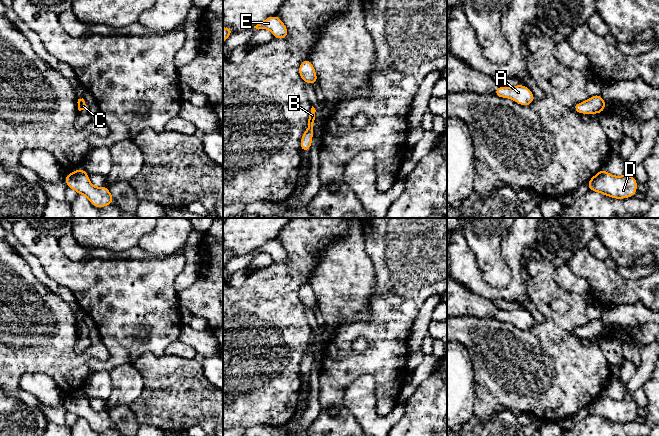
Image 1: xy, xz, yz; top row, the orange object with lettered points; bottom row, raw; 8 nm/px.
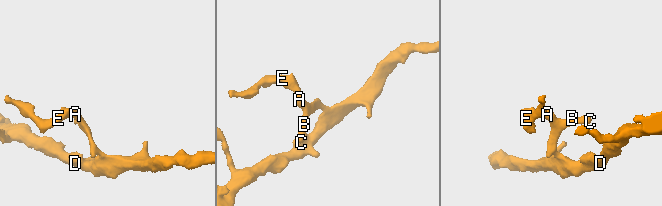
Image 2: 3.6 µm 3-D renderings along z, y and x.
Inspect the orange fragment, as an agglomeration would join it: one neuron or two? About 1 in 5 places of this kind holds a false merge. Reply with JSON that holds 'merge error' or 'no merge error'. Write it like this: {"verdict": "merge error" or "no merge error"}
{"verdict": "no merge error"}

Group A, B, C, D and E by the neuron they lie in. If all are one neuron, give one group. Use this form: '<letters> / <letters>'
A B C D E

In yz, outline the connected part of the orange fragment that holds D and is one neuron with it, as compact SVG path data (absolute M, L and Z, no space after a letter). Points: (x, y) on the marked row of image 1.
M603 168L586 184L590 191L598 192L617 200L633 197L637 193L638 182L628 173L622 176L615 176Z

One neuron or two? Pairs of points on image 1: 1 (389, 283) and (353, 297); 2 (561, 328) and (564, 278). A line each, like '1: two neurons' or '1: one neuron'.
1: two neurons
2: two neurons

